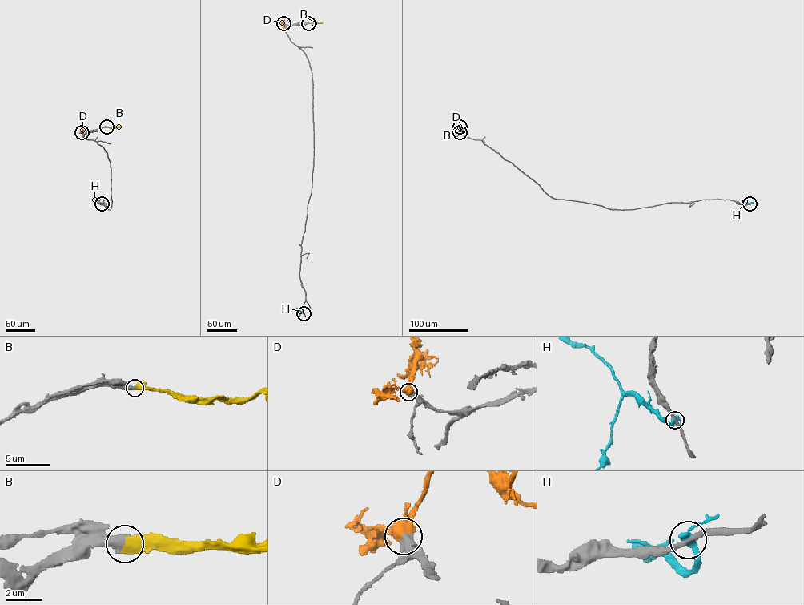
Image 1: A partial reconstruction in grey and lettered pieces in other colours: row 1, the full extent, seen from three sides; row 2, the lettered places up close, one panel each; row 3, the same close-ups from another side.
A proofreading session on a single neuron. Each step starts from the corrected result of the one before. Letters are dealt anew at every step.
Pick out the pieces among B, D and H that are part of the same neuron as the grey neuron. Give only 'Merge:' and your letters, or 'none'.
Merge: B, D

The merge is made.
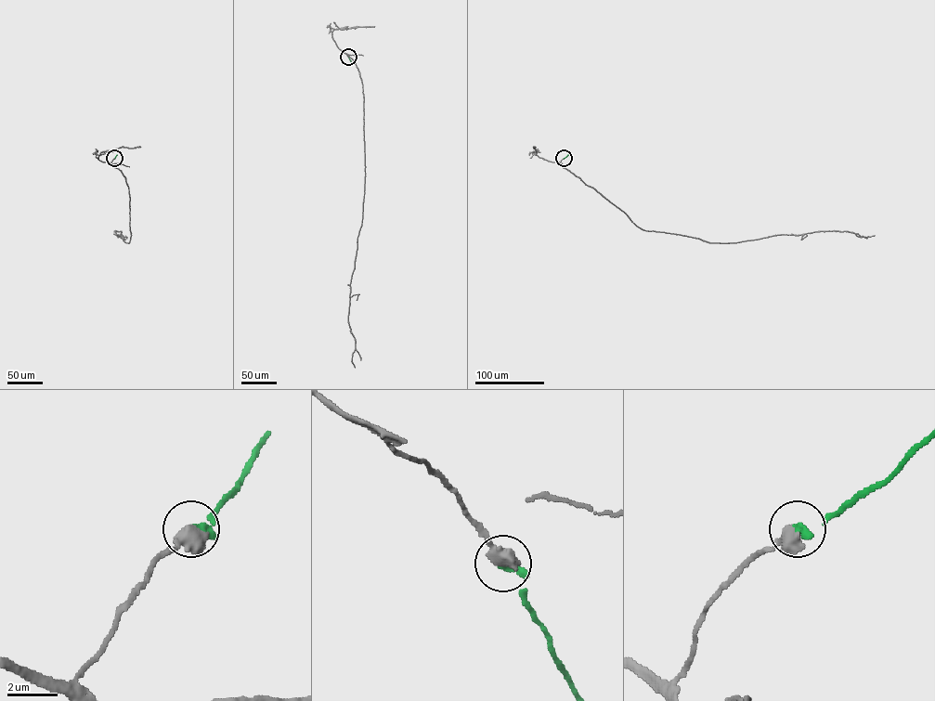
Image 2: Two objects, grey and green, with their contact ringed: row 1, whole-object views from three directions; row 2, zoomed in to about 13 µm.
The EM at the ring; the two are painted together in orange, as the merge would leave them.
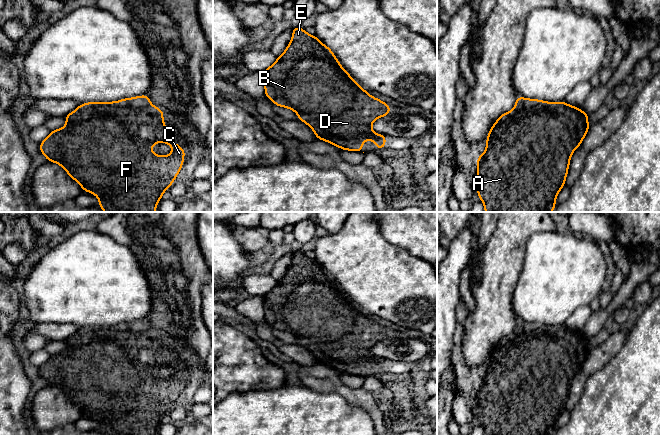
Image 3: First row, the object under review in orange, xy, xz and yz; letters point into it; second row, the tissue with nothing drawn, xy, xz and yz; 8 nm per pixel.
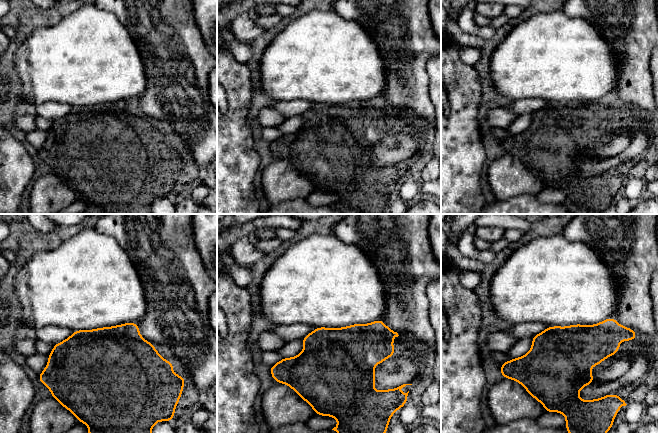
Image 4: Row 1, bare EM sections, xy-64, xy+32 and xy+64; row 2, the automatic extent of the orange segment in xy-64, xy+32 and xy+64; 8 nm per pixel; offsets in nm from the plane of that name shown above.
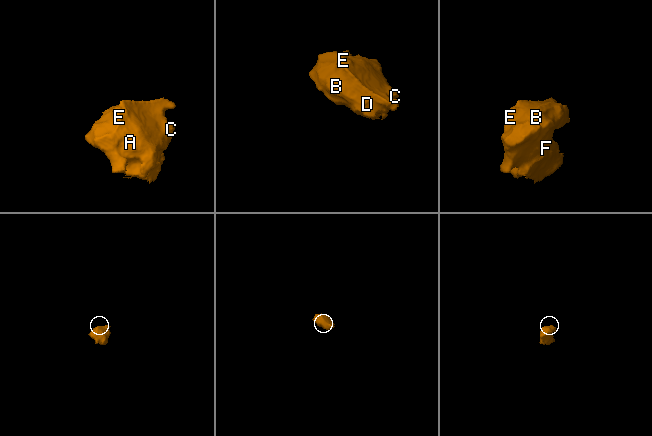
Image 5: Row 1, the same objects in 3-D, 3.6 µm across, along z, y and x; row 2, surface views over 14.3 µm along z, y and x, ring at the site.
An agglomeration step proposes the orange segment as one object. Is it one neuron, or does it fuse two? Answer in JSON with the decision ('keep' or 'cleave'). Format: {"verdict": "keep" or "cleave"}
{"verdict": "keep"}

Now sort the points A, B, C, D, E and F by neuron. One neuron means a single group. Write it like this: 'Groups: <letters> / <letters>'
Groups: A B C D E F

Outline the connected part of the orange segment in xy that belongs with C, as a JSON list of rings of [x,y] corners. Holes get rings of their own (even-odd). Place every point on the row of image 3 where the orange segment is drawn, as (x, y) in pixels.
[[[147,94],[113,102],[83,103],[64,116],[66,125],[51,130],[48,137],[39,144],[39,150],[48,162],[59,164],[71,179],[77,181],[82,191],[97,196],[98,205],[104,212],[156,212],[157,203],[173,185],[186,154],[185,149],[179,147],[165,127],[163,114],[162,109],[151,104]],[[160,142],[172,147],[170,155],[158,156],[151,151],[151,147]]]

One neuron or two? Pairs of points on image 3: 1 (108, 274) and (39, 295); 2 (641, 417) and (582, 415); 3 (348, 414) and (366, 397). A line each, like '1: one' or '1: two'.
1: one
2: one
3: two

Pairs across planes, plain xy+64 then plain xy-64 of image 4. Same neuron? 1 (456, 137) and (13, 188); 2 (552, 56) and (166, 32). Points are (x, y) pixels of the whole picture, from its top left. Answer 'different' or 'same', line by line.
1: same
2: different

